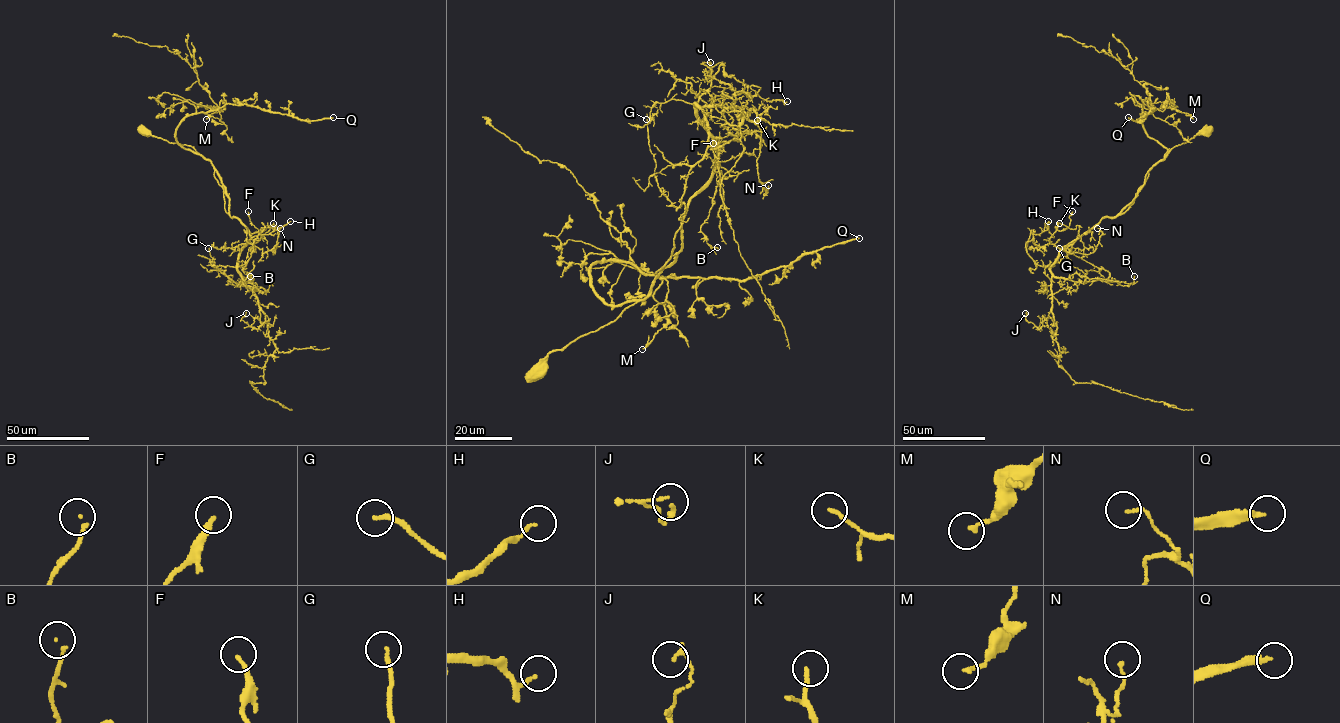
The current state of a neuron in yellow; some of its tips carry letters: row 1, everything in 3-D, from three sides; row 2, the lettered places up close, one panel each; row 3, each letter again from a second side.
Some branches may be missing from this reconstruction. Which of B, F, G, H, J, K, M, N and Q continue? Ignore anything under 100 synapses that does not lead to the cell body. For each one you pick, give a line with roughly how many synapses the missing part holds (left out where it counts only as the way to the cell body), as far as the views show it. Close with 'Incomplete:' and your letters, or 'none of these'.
Q: Roughly 650 synapses
Incomplete: Q

